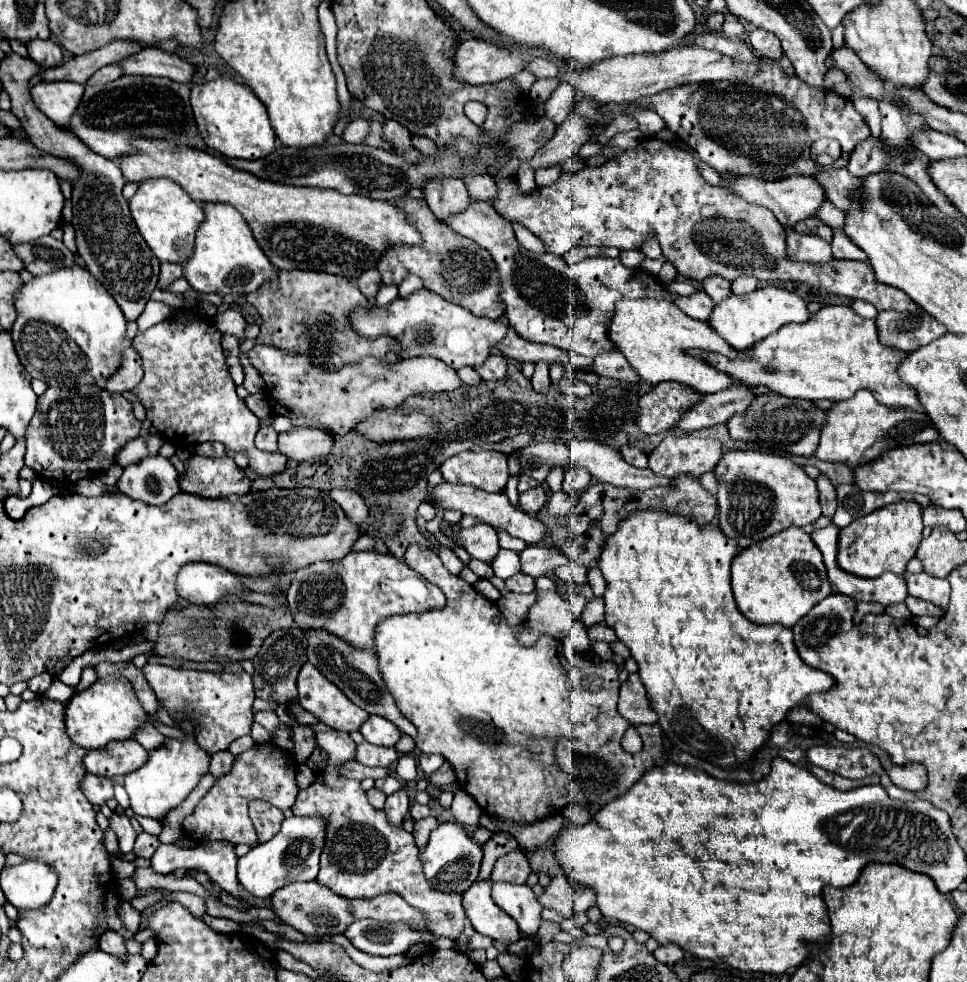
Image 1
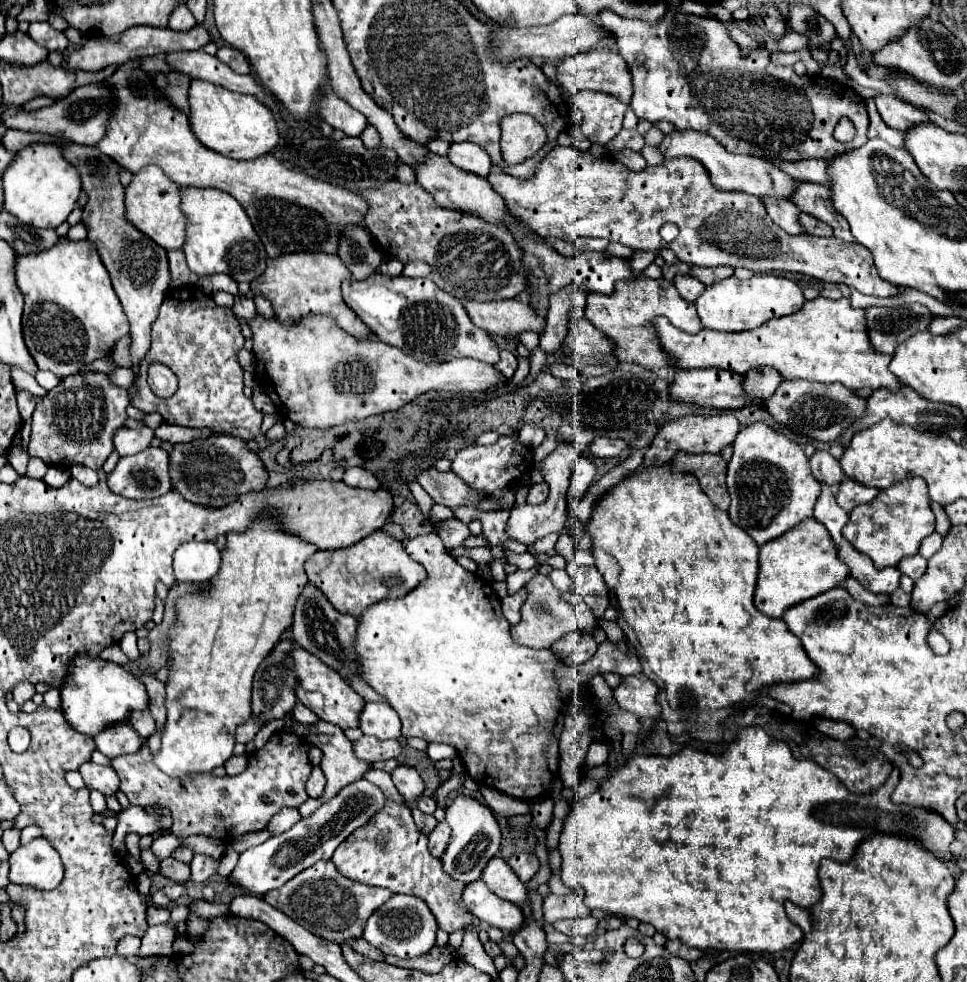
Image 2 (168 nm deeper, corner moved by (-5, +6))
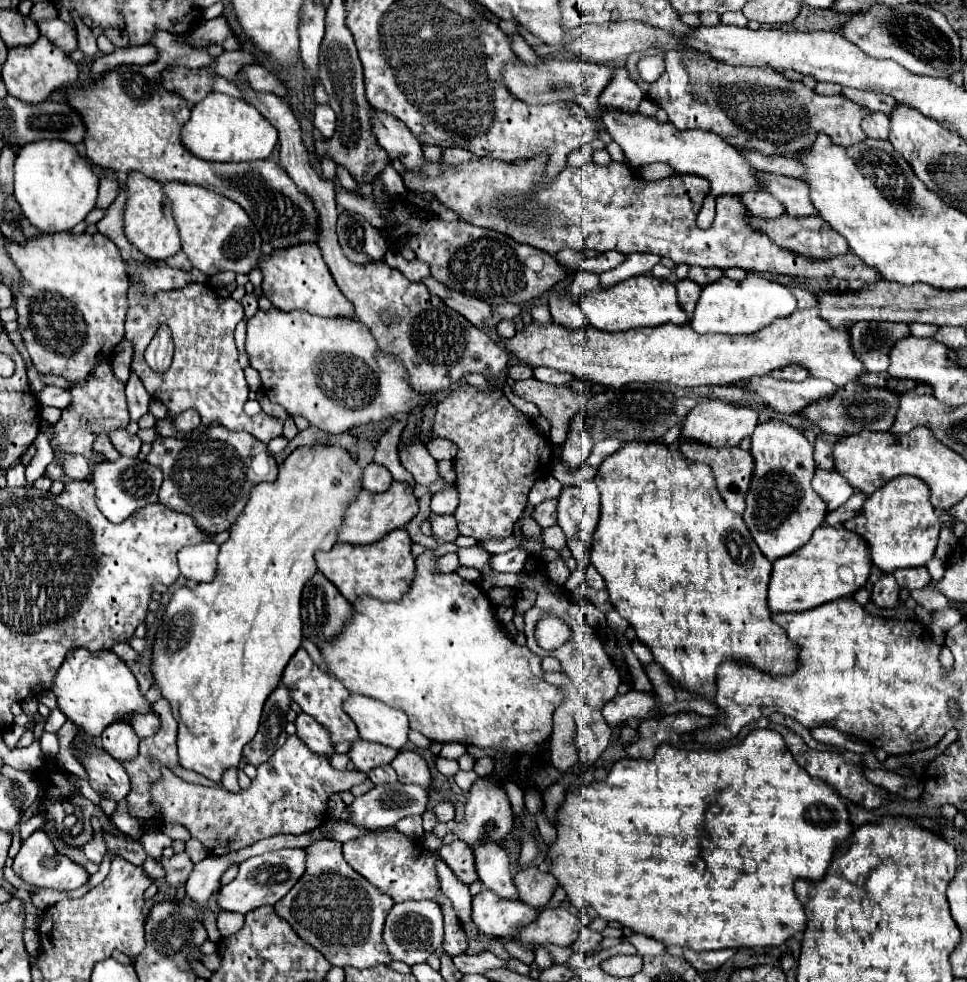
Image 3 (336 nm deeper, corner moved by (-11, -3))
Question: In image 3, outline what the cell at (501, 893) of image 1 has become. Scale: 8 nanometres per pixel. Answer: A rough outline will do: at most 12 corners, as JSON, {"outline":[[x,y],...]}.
{"outline":[[495,843],[475,847],[485,889],[517,901],[509,855]]}

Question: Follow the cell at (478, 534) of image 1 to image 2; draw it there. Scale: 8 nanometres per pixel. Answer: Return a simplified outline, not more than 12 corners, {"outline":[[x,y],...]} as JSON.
{"outline":[[457,518],[443,520],[435,532],[445,548],[459,548],[469,528]]}

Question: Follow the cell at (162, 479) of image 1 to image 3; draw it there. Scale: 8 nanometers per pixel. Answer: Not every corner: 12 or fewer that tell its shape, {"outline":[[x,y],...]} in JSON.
{"outline":[[133,457],[93,469],[97,507],[121,523],[159,501],[163,471]]}

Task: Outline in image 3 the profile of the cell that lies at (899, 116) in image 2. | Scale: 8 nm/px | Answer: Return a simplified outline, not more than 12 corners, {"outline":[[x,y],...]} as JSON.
{"outline":[[843,89],[853,103],[873,113],[891,115],[895,99],[885,93]]}

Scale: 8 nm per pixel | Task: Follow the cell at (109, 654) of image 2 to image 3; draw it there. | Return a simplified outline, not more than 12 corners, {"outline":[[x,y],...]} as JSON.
{"outline":[[117,643],[113,653],[127,665],[139,659],[127,643]]}

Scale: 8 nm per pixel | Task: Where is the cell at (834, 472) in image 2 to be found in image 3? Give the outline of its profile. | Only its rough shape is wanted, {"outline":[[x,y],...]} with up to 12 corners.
{"outline":[[823,439],[815,441],[817,469],[835,469],[833,449]]}

